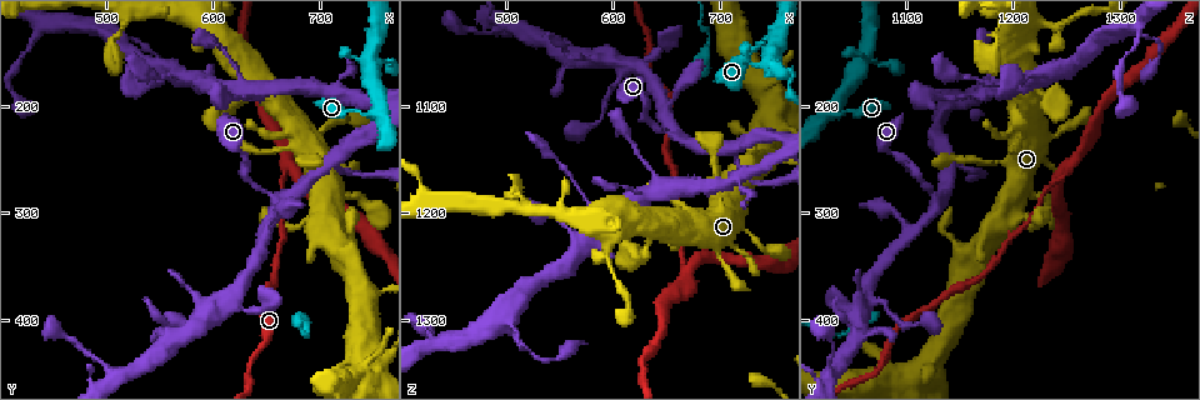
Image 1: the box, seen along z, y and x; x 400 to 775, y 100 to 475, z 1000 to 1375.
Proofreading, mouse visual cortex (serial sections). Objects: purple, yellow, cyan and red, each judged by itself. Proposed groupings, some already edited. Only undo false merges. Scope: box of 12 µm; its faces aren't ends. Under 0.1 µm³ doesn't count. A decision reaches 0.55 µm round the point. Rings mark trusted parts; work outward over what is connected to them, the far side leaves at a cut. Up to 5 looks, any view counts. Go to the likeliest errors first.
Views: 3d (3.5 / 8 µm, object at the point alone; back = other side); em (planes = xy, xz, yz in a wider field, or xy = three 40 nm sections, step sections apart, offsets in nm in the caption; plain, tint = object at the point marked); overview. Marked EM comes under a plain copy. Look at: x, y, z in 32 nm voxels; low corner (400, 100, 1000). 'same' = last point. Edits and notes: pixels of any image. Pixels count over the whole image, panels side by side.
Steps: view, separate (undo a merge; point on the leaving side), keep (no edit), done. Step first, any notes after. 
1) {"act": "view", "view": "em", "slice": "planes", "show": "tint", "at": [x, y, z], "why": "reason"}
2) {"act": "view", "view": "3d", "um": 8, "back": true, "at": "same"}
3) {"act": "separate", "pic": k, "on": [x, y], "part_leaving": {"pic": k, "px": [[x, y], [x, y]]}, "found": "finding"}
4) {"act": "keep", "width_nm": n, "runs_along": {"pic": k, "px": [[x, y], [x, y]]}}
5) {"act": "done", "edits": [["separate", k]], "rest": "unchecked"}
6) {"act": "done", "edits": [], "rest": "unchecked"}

{"act": "view", "view": "3d", "um": 8, "at": [666, 252, 1256], "why": "two arms in line, one across"}

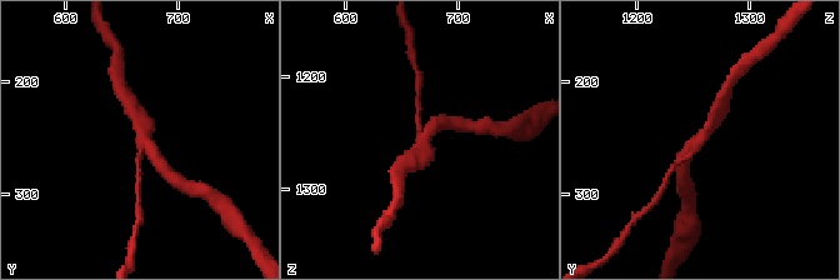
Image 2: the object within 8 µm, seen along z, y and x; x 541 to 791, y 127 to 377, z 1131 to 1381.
{"act": "view", "view": "3d", "um": 3.5, "at": [670, 254, 1256]}

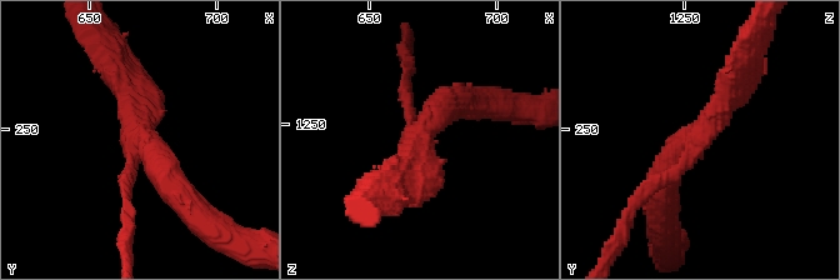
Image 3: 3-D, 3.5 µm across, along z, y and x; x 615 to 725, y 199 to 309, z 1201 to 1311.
{"act": "keep", "arms": 3, "arm_widths_nm": [200, 300, 400], "runs_along": {"pic": 3, "px": [[406, 78], [414, 135], [460, 100]]}, "found": "one cell here"}

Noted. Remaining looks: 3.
{"act": "view", "view": "3d", "um": 3.5, "at": [662, 290, 1130]}

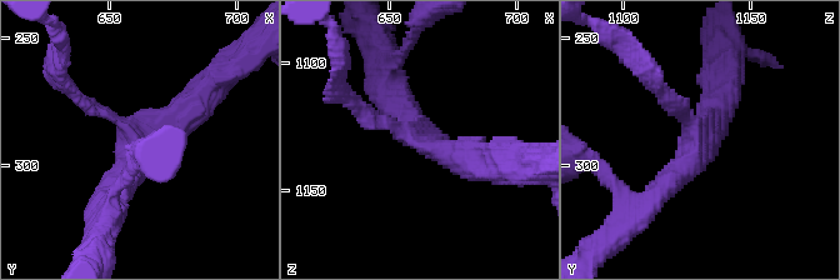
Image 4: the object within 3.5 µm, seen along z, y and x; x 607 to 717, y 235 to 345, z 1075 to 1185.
{"act": "view", "view": "em", "slice": "xy", "step": 3, "show": "tint", "at": [661, 291, 1130], "arms": 3, "arm_widths_nm": [200, 350, 400]}

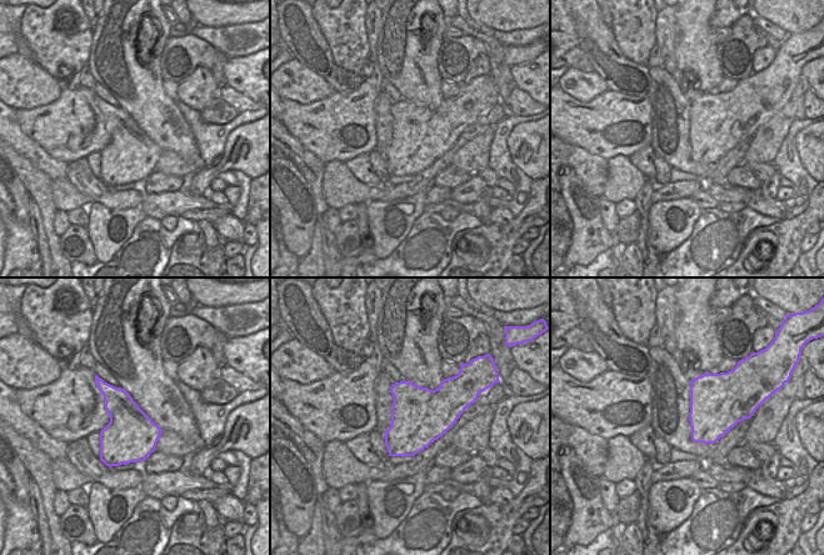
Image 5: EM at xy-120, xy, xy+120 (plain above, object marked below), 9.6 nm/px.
{"act": "keep", "runs_along": {"pic": 4, "px": [[358, 106], [484, 164]]}, "found": "continuous, no second cell"}

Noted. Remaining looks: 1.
{"act": "done", "edits": [], "rest": "unchecked"}

